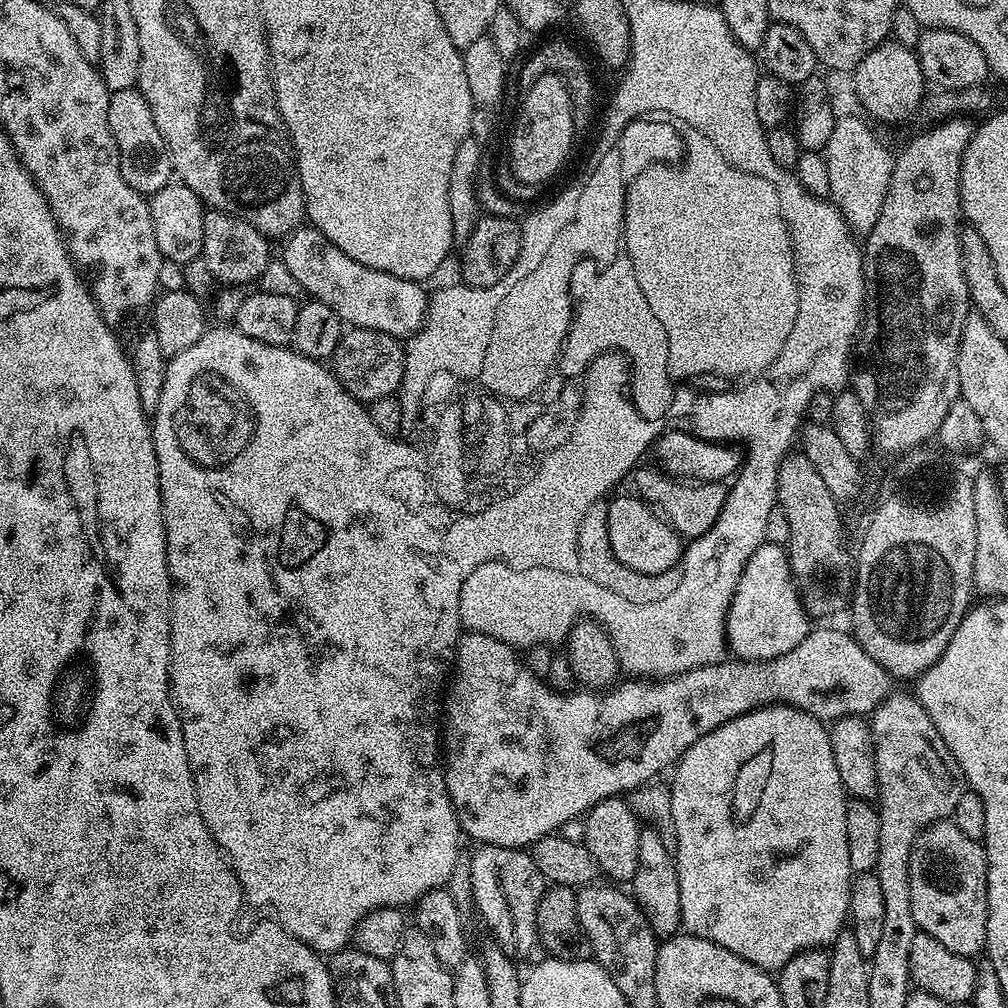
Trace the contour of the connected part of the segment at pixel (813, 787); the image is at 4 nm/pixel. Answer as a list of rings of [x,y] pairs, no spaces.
[[[769,706],[755,708],[752,712],[718,726],[718,730],[698,738],[694,746],[680,755],[671,773],[672,784],[668,797],[672,815],[670,828],[678,842],[678,852],[674,859],[680,891],[680,922],[687,935],[706,938],[706,942],[726,946],[726,950],[746,958],[746,962],[759,968],[779,970],[800,952],[830,946],[845,931],[850,920],[848,907],[854,879],[850,866],[850,846],[846,846],[846,806],[850,797],[842,786],[842,778],[838,778],[838,766],[834,766],[834,750],[830,746],[828,734],[825,721],[817,720],[798,708]]]

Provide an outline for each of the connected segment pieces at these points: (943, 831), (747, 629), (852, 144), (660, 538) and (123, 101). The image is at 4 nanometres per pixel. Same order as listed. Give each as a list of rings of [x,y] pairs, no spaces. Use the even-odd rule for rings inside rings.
[[[951,819],[940,820],[937,824],[932,824],[914,842],[914,850],[910,854],[910,910],[914,910],[914,922],[917,929],[930,934],[930,938],[942,942],[942,946],[946,946],[946,950],[954,950],[954,954],[969,958],[976,958],[979,952],[981,955],[985,951],[986,922],[988,921],[988,863],[986,862],[984,845],[974,838],[966,838],[966,834],[962,834],[962,830],[958,830],[958,826],[952,823]]]
[[[760,544],[758,550],[750,554],[750,562],[746,562],[746,570],[742,570],[742,578],[736,587],[732,605],[728,607],[726,644],[731,655],[738,660],[773,660],[794,650],[794,646],[798,646],[798,642],[802,642],[809,631],[810,617],[800,601],[796,583],[792,581],[787,551],[778,544]]]
[[[848,116],[845,120],[844,117],[837,119],[823,153],[830,173],[830,199],[857,234],[867,234],[874,230],[874,222],[878,222],[882,214],[882,202],[890,186],[894,159],[893,149],[888,149],[872,133],[873,125],[867,119],[864,120],[859,120],[856,116]]]
[[[616,494],[607,503],[610,548],[624,566],[638,574],[662,575],[681,563],[682,536],[655,507],[636,494]]]
[[[139,87],[111,93],[108,97],[108,117],[110,134],[114,134],[114,142],[118,146],[122,178],[126,178],[128,185],[141,194],[162,190],[162,186],[170,183],[174,176],[172,159],[162,134],[158,134],[158,126],[154,126],[154,114],[150,114],[150,102],[146,102]]]

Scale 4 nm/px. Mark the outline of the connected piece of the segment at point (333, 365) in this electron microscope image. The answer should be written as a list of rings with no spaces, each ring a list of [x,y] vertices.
[[[349,327],[343,333],[330,357],[330,368],[339,384],[355,400],[371,402],[378,398],[396,396],[400,391],[402,374],[406,370],[404,344],[397,337],[378,330]]]

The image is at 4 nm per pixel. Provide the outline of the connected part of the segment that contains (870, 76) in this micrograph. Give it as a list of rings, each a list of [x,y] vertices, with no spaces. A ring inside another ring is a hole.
[[[895,42],[879,44],[877,48],[870,50],[870,54],[866,54],[866,58],[862,58],[862,62],[858,62],[850,79],[852,79],[852,88],[856,91],[857,102],[869,112],[867,115],[873,121],[881,120],[884,124],[900,124],[903,120],[910,119],[915,112],[921,111],[926,95],[926,81],[922,74],[922,66],[918,62],[915,51],[911,48]]]

